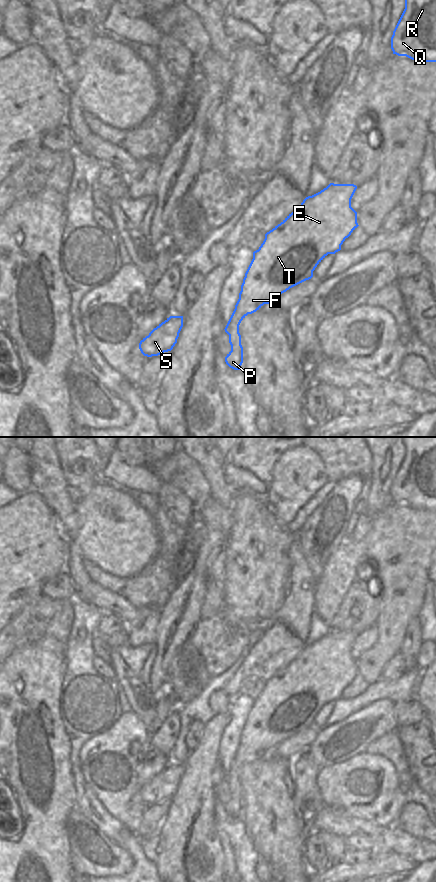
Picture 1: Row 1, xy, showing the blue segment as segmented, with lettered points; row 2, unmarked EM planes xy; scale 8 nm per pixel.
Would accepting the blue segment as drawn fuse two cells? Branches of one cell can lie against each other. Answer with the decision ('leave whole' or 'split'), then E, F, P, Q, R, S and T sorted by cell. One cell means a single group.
leave whole; groups E F P Q R S T

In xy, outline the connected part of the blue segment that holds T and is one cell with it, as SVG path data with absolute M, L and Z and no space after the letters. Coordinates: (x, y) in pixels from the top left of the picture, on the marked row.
M330 183L320 192L306 197L294 212L265 234L263 243L253 252L239 299L224 329L229 335L231 345L231 351L225 357L230 368L241 370L243 363L243 347L239 333L241 321L264 304L273 304L280 294L290 288L311 279L317 265L328 254L340 251L345 239L359 226L357 212L351 207L351 199L356 189L354 184Z

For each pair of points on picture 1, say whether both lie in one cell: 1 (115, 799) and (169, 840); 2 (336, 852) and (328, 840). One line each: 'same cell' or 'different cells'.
1: different cells
2: same cell

